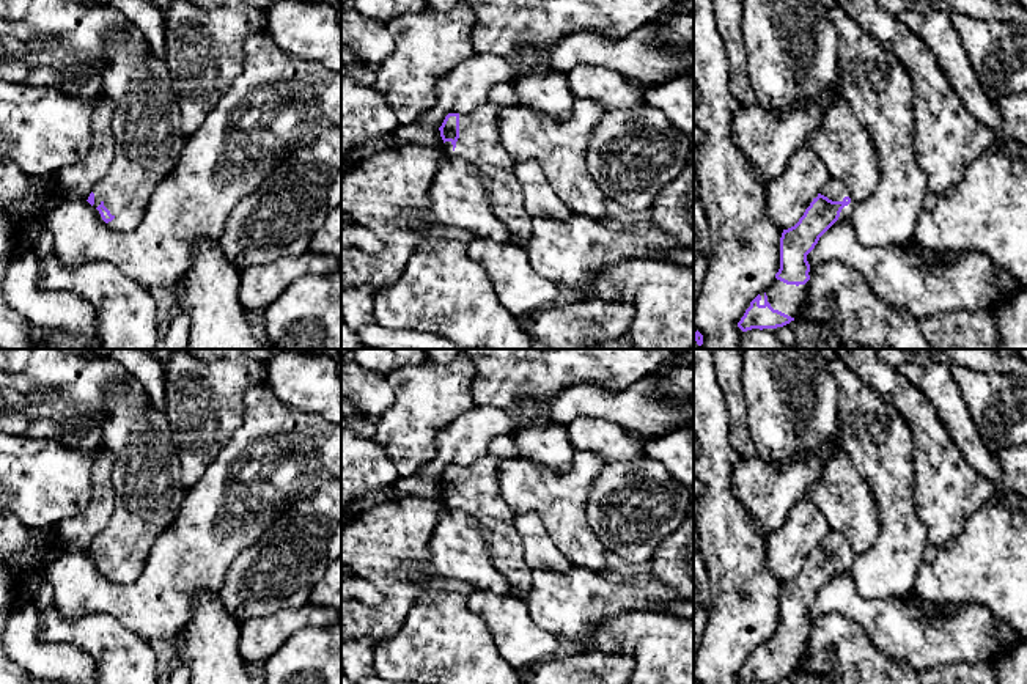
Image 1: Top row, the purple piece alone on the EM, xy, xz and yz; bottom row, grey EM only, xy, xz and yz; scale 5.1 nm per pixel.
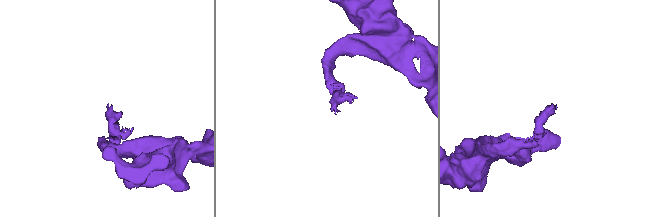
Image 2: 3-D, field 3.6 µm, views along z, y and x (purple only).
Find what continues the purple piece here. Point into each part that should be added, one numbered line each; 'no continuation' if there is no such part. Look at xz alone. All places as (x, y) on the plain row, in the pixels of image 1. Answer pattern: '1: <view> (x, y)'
1: xz (478, 496)

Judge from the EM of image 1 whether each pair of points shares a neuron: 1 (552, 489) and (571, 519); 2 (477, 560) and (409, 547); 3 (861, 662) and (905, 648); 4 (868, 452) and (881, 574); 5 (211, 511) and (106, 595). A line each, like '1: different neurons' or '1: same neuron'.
1: same neuron
2: different neurons
3: different neurons
4: same neuron
5: same neuron

